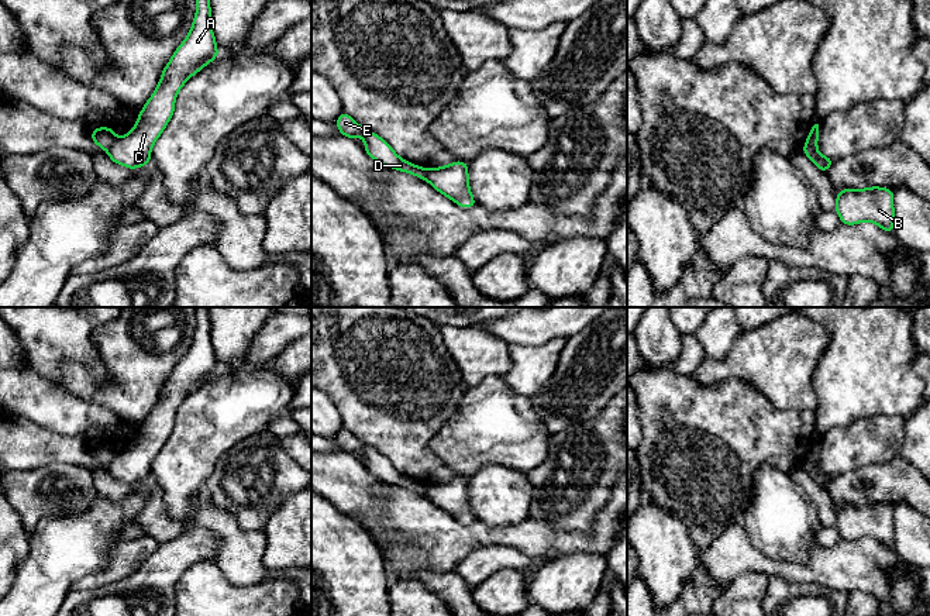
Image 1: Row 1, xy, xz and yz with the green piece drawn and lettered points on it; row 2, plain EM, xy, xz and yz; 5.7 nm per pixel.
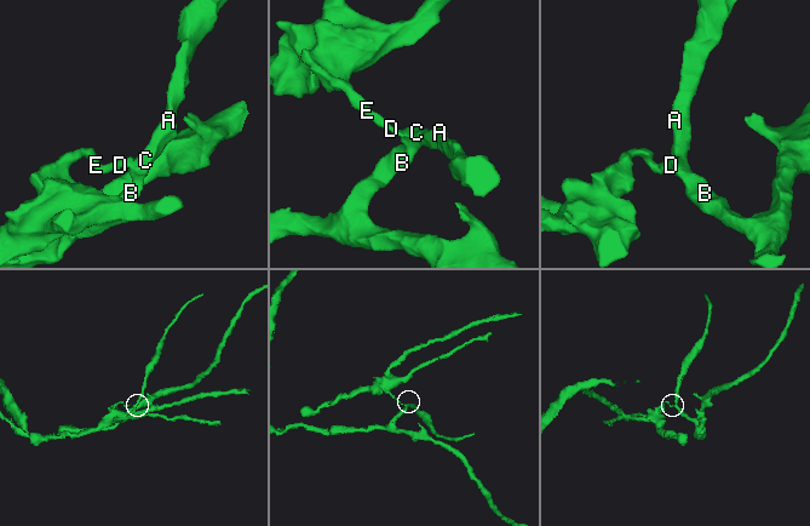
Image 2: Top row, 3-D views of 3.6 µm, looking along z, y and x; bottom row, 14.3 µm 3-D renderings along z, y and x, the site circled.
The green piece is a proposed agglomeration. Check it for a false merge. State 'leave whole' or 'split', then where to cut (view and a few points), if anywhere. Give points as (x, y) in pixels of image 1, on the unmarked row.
split | xy (116, 453), (106, 465)

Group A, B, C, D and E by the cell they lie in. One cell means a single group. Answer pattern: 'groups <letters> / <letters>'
groups A B C / D E

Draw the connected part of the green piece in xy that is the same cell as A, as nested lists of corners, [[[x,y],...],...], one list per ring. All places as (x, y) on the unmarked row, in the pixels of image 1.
[[[196,307],[196,319],[193,341],[163,383],[161,396],[144,420],[134,444],[127,451],[116,452],[107,465],[113,478],[130,485],[149,481],[152,461],[173,431],[179,406],[189,393],[218,372],[209,309]]]

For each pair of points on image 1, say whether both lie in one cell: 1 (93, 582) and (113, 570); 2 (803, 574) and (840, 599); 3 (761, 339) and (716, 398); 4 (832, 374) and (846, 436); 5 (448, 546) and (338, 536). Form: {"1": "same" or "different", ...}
{"1": "same", "2": "different", "3": "different", "4": "different", "5": "different"}

